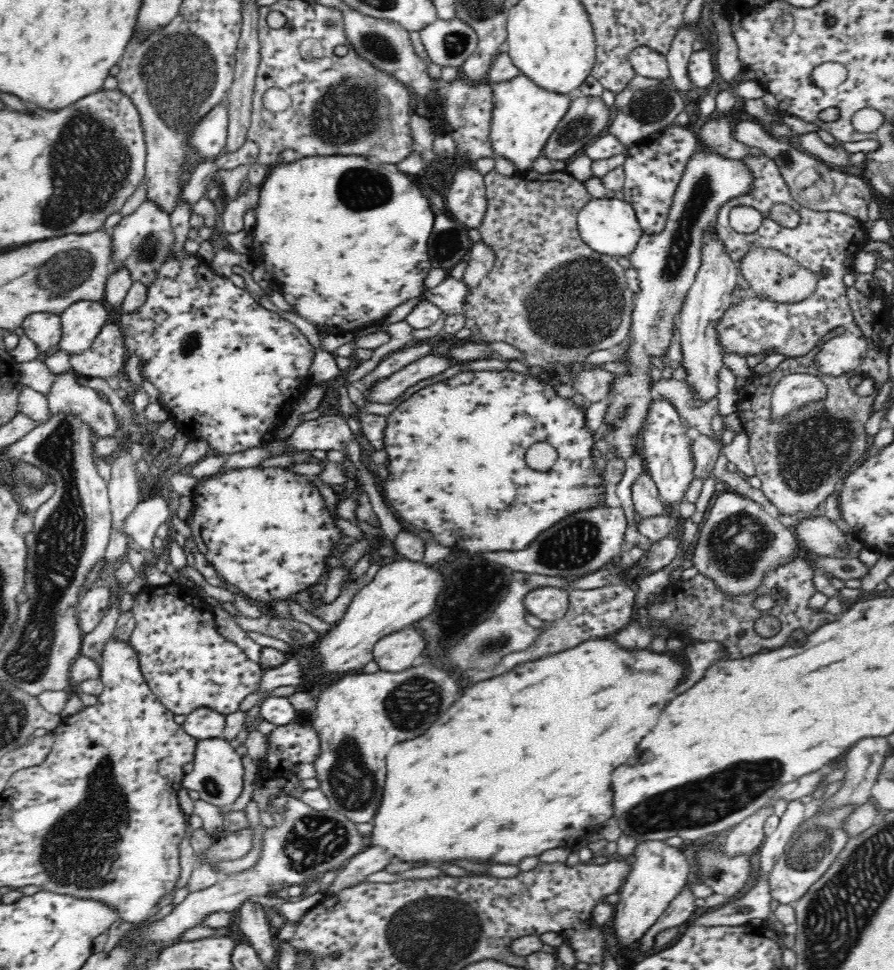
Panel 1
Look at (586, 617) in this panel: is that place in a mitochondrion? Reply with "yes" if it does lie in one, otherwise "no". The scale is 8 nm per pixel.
no

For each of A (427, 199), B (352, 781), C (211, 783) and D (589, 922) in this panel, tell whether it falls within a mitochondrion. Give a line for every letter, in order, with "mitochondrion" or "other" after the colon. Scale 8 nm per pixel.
A: other
B: mitochondrion
C: mitochondrion
D: other

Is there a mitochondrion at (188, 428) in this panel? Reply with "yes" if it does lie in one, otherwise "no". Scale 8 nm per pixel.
no

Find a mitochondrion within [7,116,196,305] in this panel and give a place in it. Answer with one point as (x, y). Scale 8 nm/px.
(58, 274)

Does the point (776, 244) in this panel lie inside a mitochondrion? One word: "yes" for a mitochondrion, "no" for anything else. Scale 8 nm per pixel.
no

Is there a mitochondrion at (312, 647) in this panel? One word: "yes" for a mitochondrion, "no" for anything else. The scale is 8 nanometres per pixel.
no

